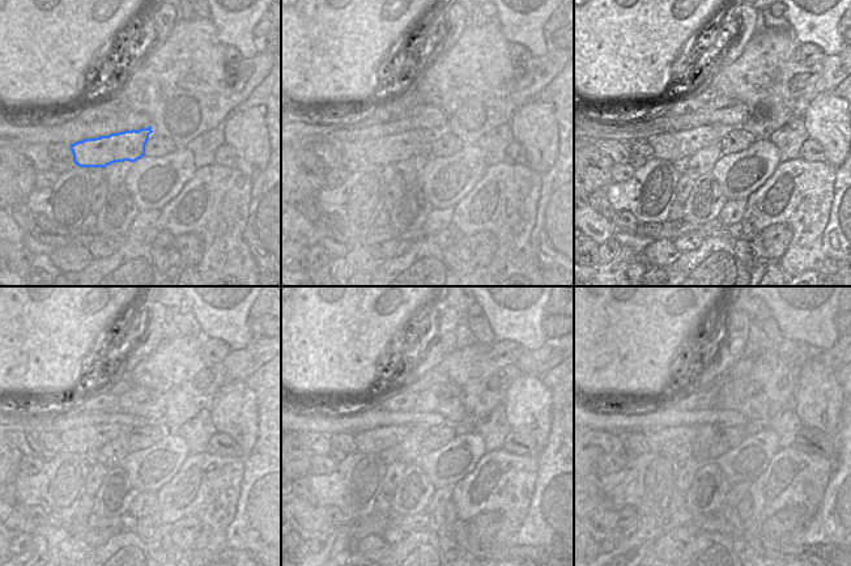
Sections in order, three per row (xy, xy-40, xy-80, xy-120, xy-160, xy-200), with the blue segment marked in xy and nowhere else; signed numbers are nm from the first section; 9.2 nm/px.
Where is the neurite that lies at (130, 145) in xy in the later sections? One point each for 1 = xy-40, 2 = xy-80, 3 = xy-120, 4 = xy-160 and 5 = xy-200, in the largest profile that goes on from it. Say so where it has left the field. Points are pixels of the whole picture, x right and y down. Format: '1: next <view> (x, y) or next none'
1: next xy-40 (387, 149)
2: next xy-80 (671, 145)
3: next xy-120 (92, 437)
4: next xy-160 (369, 441)
5: next xy-200 (668, 439)

